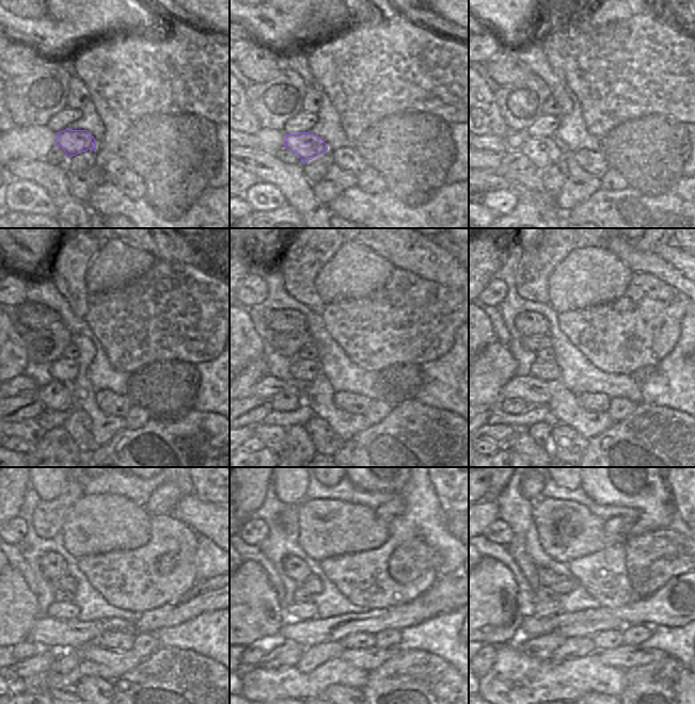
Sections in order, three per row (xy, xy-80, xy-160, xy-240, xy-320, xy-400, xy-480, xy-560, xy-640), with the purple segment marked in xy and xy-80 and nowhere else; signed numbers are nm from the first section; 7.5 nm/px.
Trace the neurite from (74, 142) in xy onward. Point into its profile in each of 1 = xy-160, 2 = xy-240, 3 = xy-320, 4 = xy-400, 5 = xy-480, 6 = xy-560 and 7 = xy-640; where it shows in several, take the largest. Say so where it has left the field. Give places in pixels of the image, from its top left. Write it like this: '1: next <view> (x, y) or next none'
1: next xy-160 (543, 153)
2: next xy-240 (56, 397)
3: next xy-320 (283, 401)
4: next xy-400 (508, 405)
5: next xy-480 (24, 650)
6: next xy-560 (252, 655)
7: next xy-640 (490, 651)

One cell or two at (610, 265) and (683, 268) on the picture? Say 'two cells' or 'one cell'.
two cells

